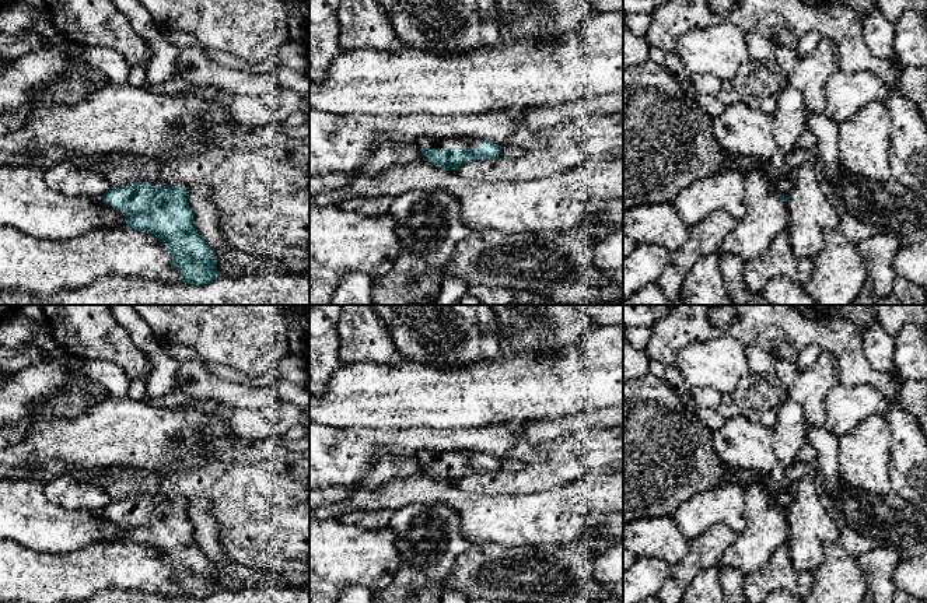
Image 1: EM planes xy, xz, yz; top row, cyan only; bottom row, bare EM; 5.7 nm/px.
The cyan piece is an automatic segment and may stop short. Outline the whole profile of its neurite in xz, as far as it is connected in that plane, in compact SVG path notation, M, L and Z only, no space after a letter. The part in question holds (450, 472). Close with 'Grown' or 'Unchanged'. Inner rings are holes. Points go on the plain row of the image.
M433 453L420 455L423 471L434 480L456 485L459 478L501 469L501 459L487 453Z. Grown

